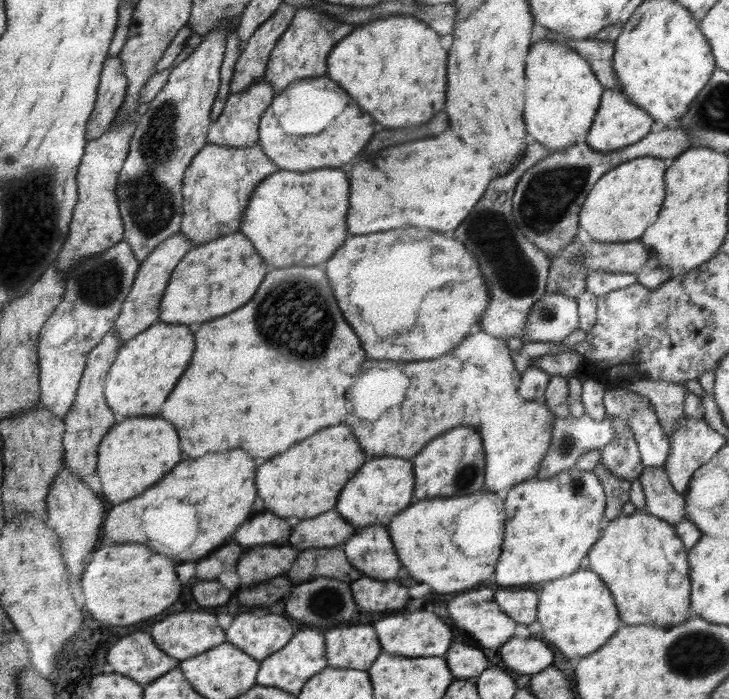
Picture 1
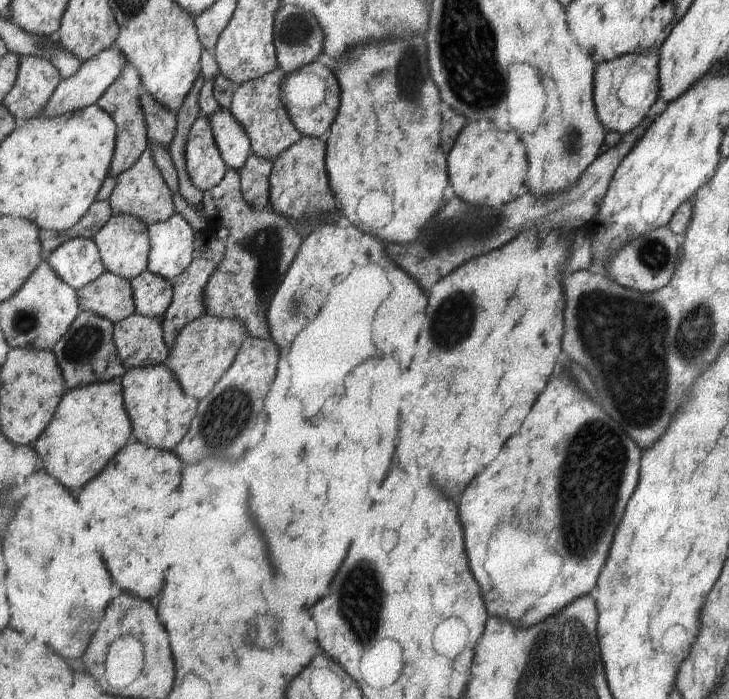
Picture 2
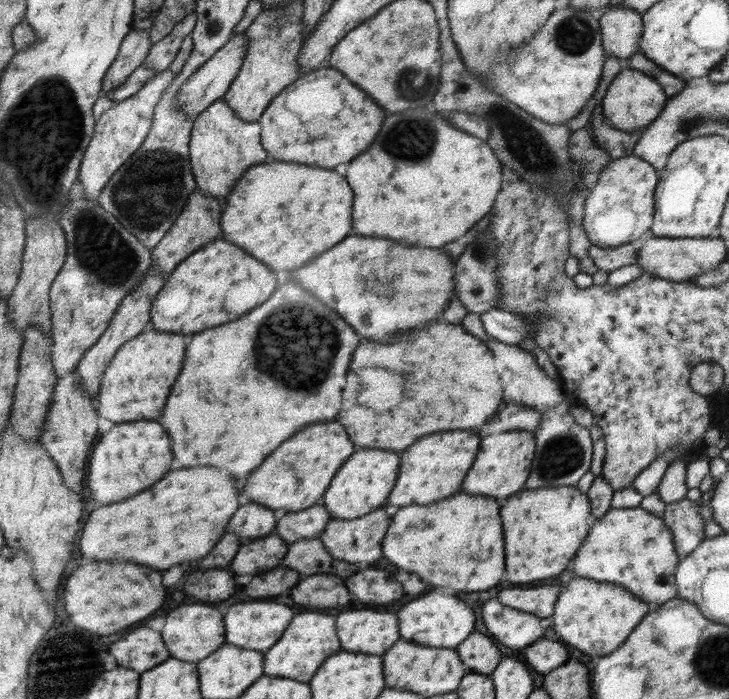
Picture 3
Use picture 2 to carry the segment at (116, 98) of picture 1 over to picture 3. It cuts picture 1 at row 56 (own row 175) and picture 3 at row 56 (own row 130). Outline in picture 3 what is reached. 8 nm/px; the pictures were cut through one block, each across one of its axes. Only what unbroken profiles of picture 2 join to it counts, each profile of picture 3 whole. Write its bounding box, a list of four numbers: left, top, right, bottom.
[102,28,153,94]

